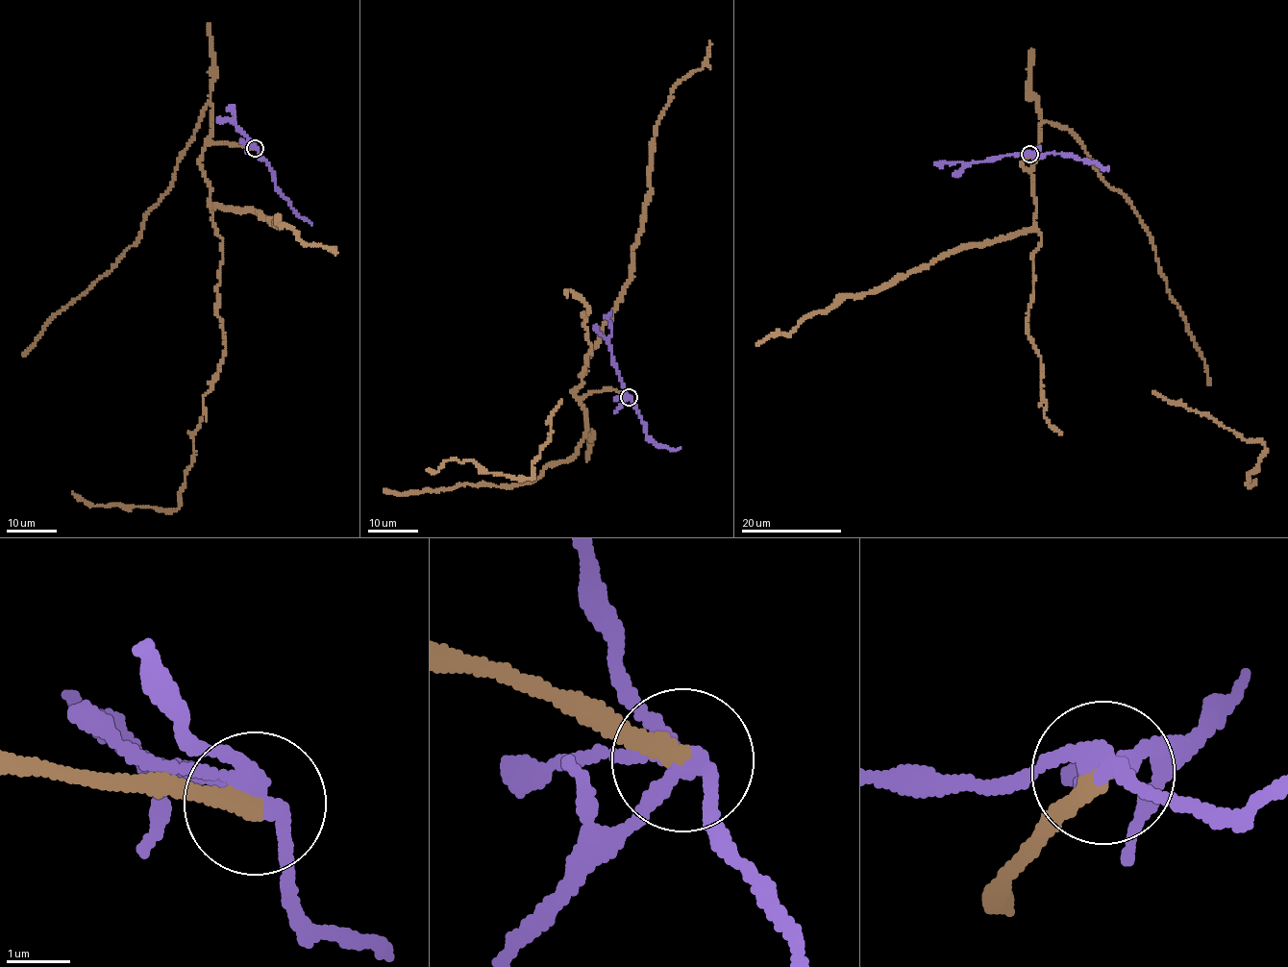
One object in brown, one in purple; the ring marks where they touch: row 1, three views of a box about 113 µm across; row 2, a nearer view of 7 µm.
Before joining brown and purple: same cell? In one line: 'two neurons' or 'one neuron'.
two neurons

